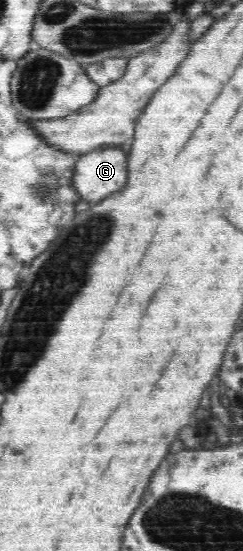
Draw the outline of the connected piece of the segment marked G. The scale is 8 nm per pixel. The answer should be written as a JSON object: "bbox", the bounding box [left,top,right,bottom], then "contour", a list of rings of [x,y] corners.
{"bbox":[75,144,128,203],"contour":[[[103,144],[80,156],[75,181],[85,201],[97,203],[123,189],[128,179],[128,154],[124,144]]]}

